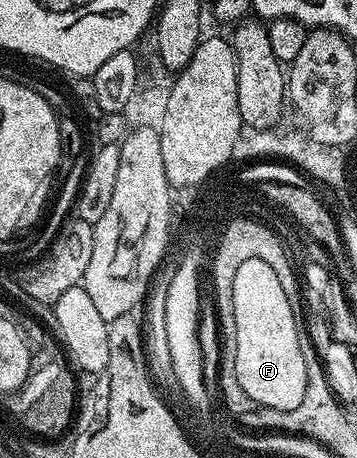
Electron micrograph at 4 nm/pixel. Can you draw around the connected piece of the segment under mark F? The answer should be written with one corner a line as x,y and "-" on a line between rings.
251,261
251,263
243,264
243,268
239,269
239,274
235,280
235,300
233,301
234,317
237,318
237,356
236,356
236,374
238,382
238,391
244,392
252,401
252,405
260,408
272,408
273,410
293,410
297,406
301,406
301,398
305,398
305,382
307,375
305,374
305,358
301,358
301,349
297,343
297,325
292,324
291,312
288,311
287,300
284,299
280,291
279,284
276,284
274,273
271,269
259,261

